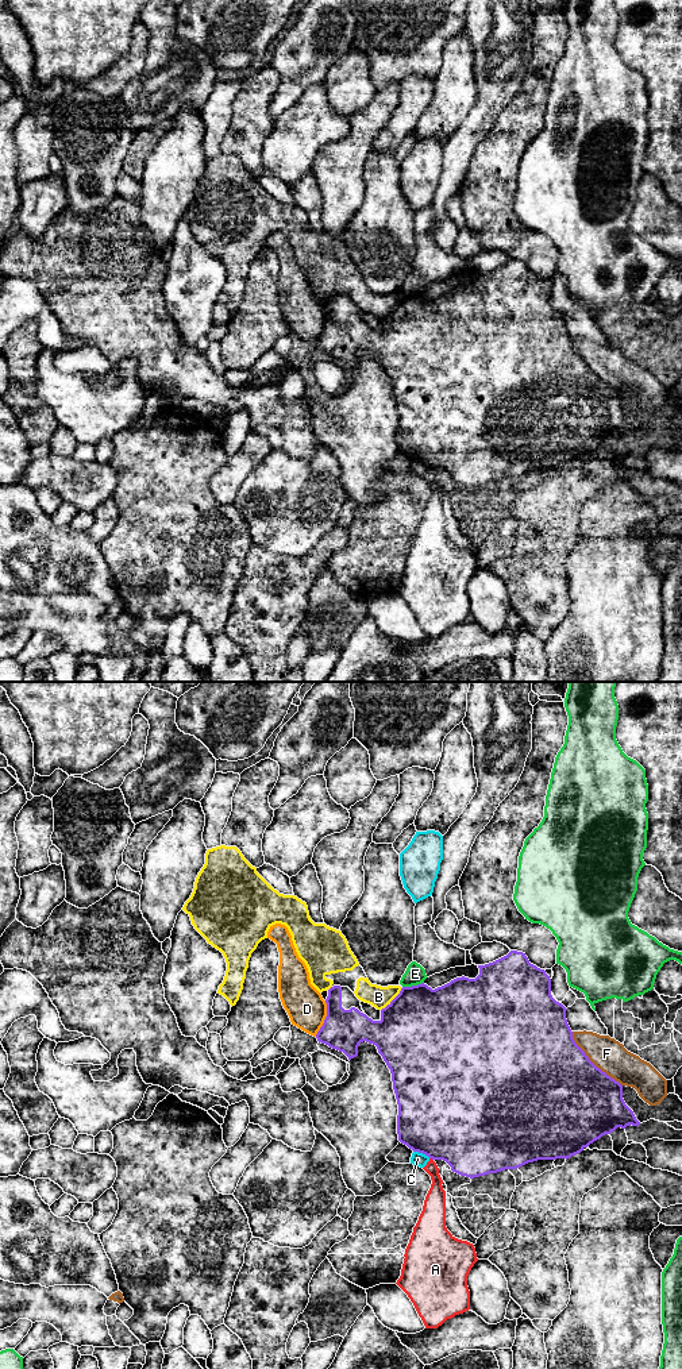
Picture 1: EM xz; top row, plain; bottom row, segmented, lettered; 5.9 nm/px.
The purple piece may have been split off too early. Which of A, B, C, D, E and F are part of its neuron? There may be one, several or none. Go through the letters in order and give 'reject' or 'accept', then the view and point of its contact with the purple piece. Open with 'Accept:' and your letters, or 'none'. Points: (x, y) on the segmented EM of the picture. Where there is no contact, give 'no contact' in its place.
Accept: none
A: reject | xz (431, 1157)
B: reject | xz (393, 999)
C: reject | xz (422, 1152)
D: reject | xz (326, 1018)
E: reject | xz (412, 986)
F: reject | xz (590, 1061)

